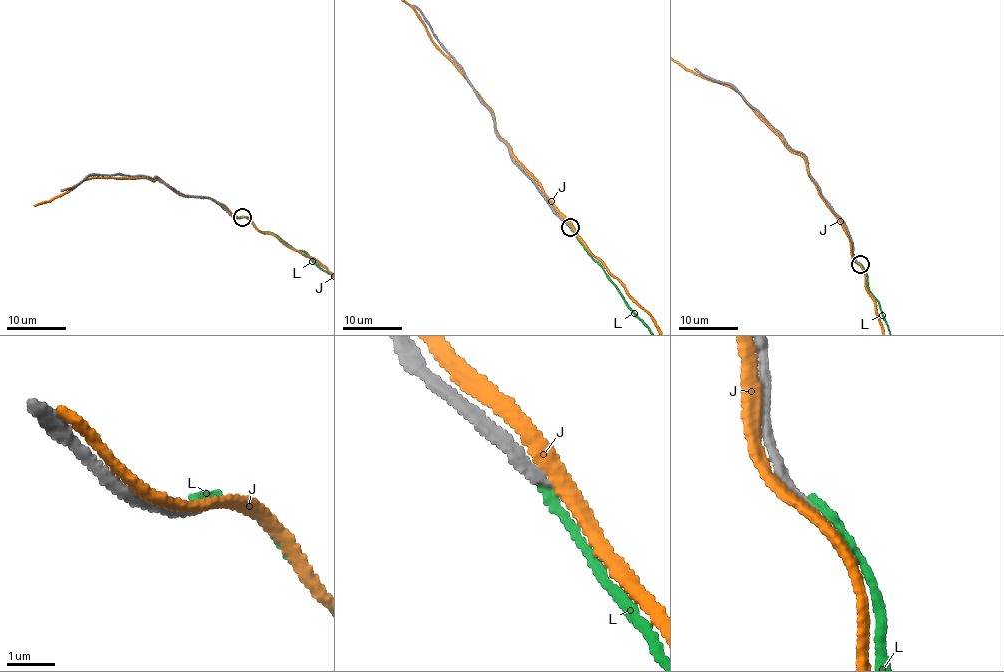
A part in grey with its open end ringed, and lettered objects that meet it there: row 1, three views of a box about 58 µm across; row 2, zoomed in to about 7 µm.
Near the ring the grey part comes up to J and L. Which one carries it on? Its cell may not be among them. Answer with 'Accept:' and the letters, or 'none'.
Accept: none

